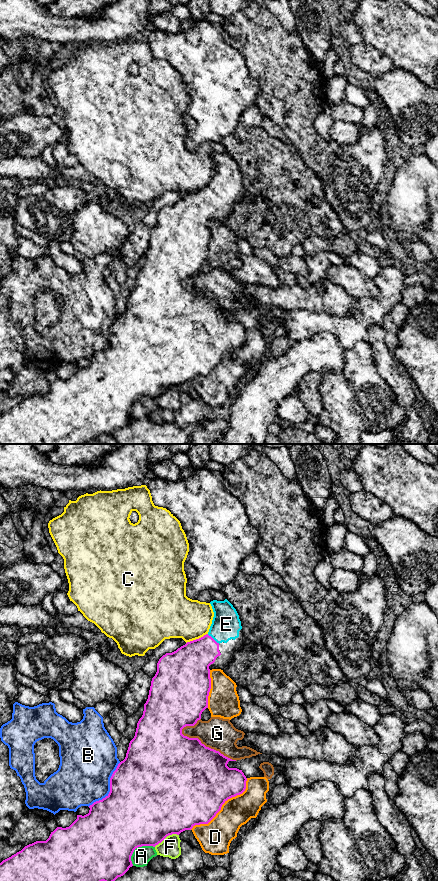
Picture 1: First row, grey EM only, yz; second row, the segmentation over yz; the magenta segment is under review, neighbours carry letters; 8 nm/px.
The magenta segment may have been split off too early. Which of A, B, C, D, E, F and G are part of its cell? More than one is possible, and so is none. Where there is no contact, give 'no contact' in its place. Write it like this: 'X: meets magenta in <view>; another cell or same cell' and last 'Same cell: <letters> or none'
A: meets magenta in yz; another cell
B: meets magenta in yz; another cell
C: meets magenta in yz; another cell
D: meets magenta in yz; another cell
E: meets magenta in yz; same cell
F: meets magenta in yz; another cell
G: meets magenta in yz; another cell
Same cell: E

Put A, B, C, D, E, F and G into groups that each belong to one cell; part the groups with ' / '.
A / B / C / D / E / F / G

